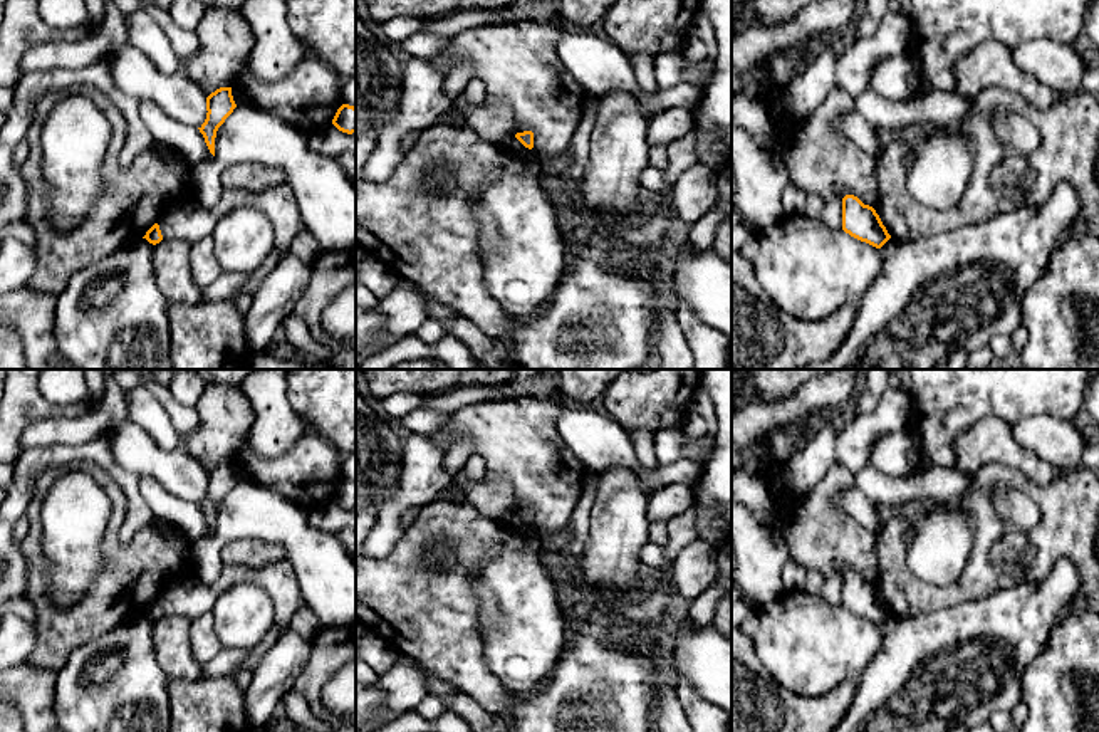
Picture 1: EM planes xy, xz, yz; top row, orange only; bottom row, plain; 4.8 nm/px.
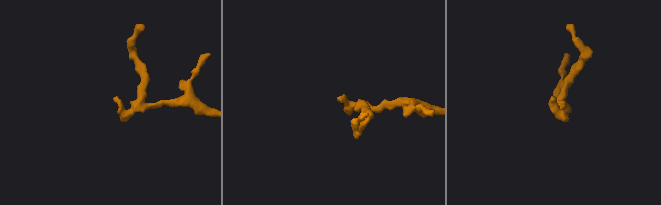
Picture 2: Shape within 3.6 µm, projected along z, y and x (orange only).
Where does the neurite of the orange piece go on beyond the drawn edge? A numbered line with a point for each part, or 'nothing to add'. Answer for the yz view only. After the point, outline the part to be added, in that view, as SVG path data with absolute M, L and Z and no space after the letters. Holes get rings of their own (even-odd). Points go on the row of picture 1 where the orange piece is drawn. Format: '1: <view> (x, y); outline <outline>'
nothing to add

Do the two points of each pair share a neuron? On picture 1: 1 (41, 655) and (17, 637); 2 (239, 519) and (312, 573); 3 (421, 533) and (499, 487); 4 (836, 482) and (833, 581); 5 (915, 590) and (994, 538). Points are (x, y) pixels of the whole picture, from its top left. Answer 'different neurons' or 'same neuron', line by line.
1: different neurons
2: same neuron
3: different neurons
4: same neuron
5: same neuron

